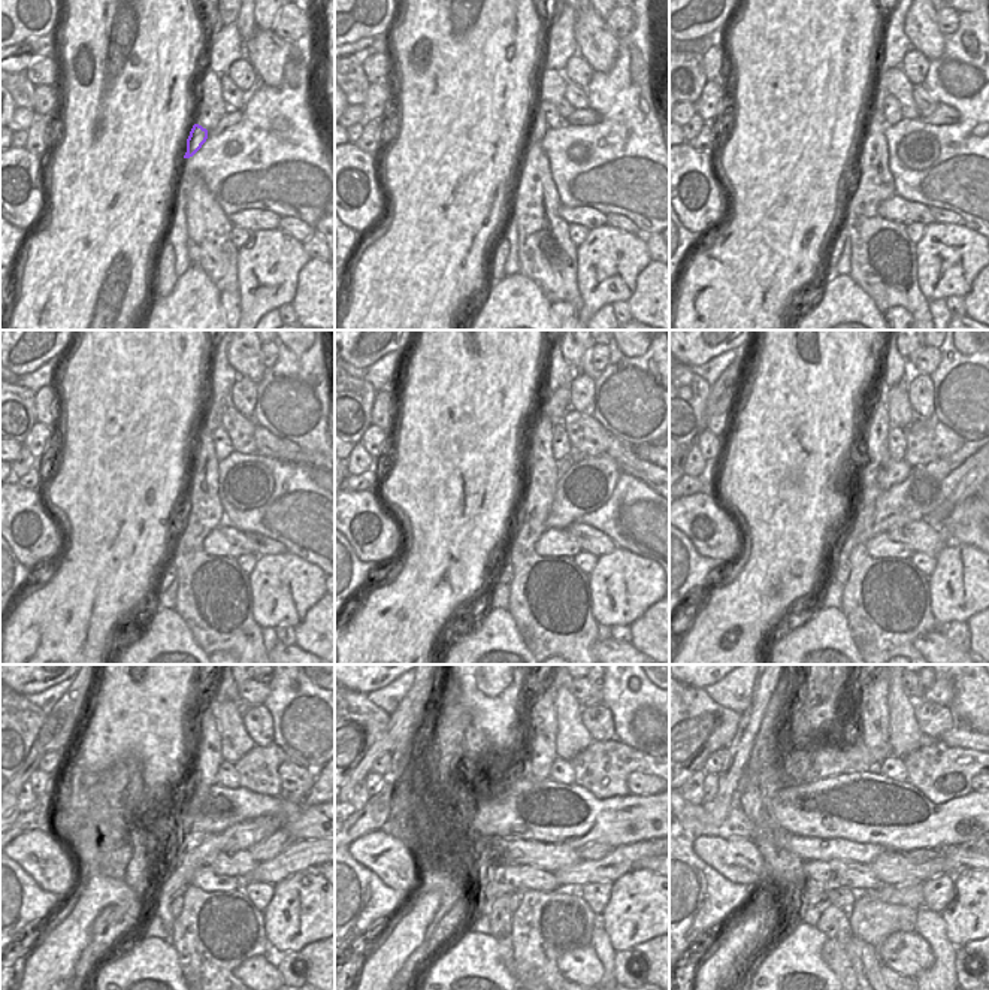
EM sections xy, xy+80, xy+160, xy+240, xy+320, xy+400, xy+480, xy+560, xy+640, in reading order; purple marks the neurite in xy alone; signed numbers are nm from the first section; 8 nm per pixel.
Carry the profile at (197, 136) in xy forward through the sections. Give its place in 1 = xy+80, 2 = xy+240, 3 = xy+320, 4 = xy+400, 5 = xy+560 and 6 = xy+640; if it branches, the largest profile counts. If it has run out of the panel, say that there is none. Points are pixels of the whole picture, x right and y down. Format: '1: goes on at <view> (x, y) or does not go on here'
1: goes on at xy+80 (538, 127)
2: goes on at xy+240 (214, 414)
3: goes on at xy+320 (557, 405)
4: goes on at xy+400 (910, 372)
5: goes on at xy+560 (596, 699)
6: goes on at xy+640 (943, 695)

